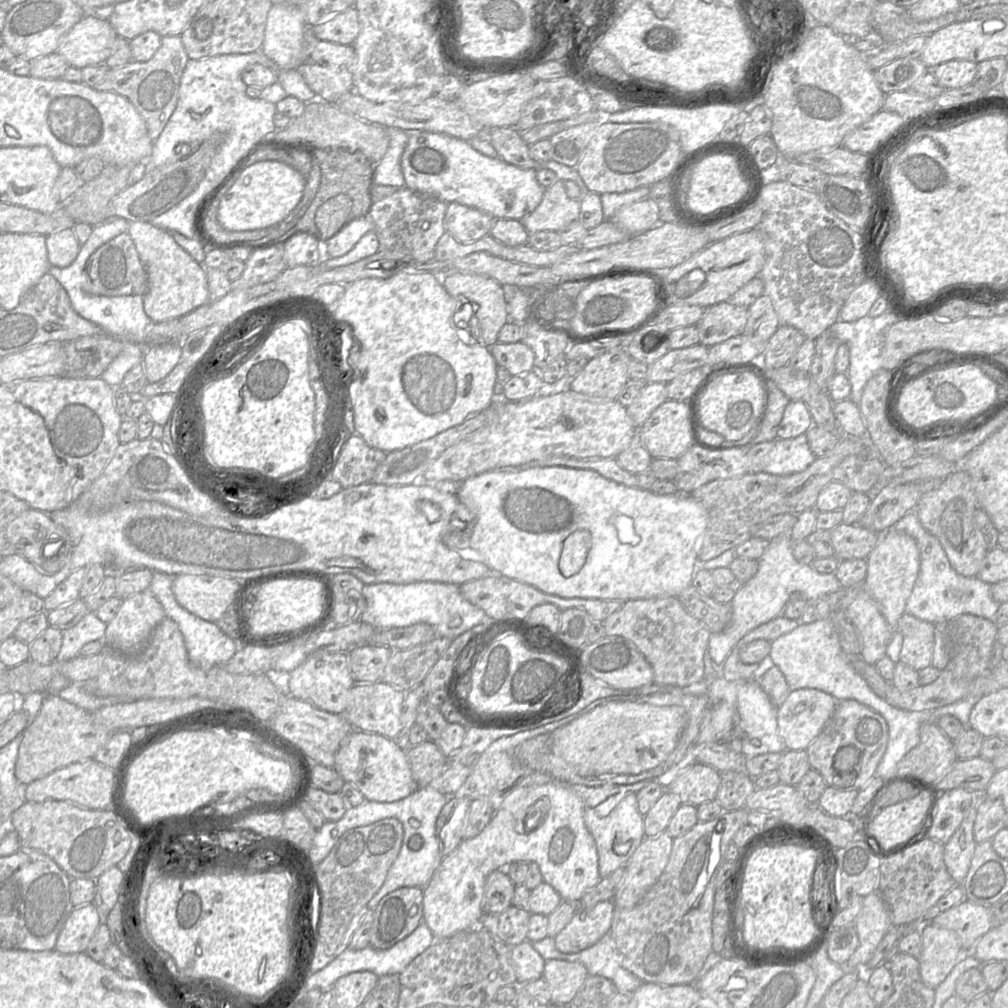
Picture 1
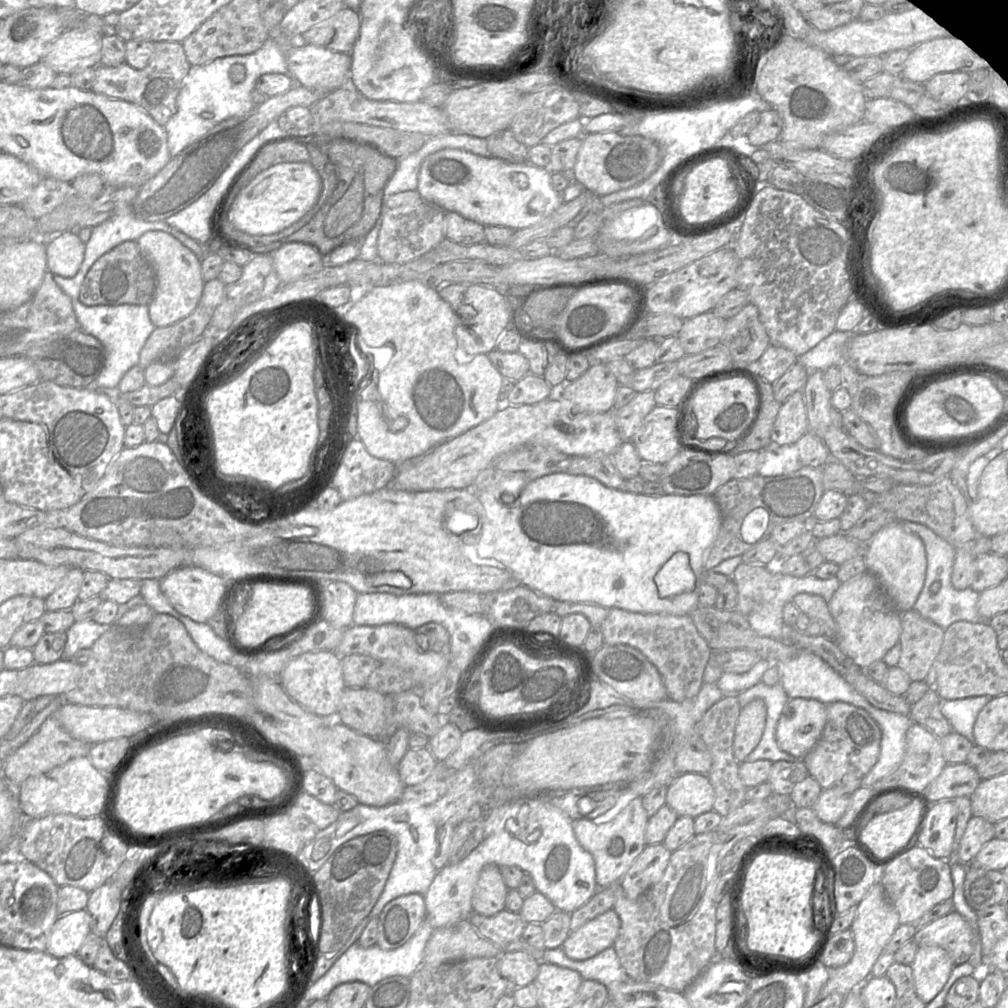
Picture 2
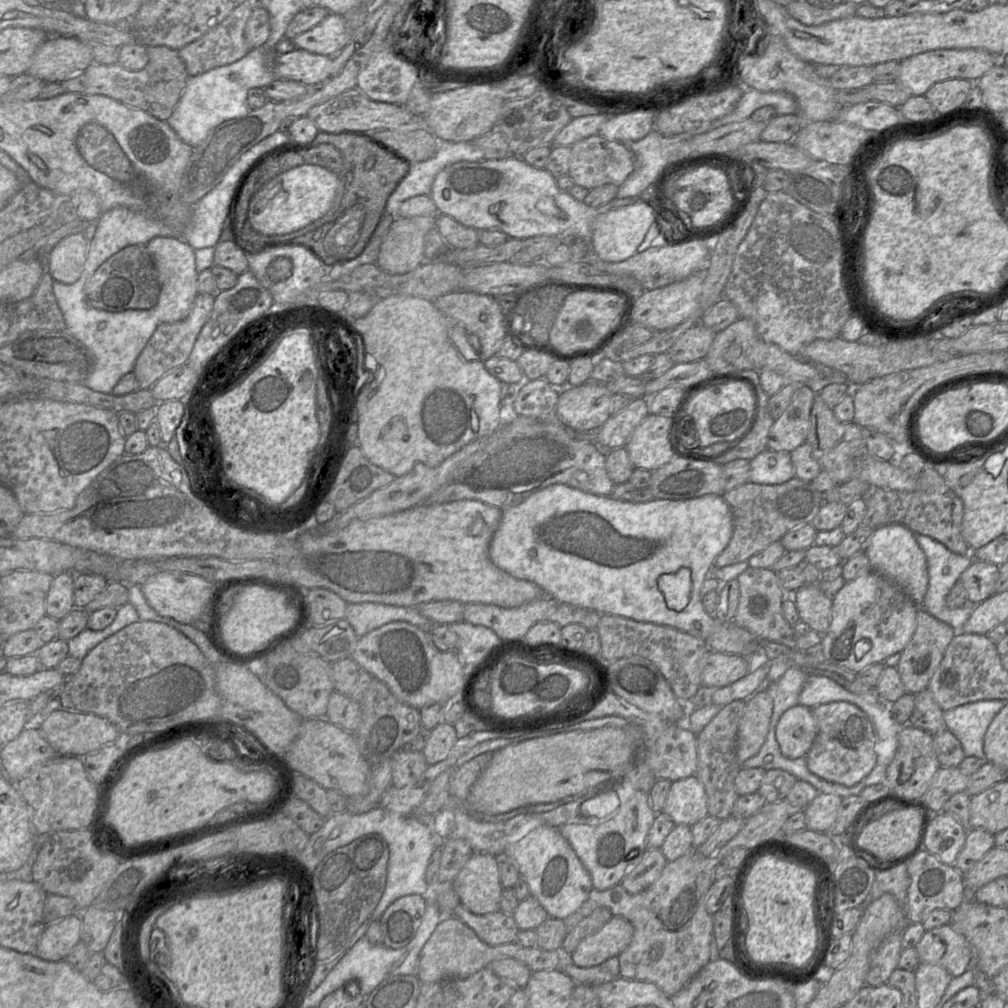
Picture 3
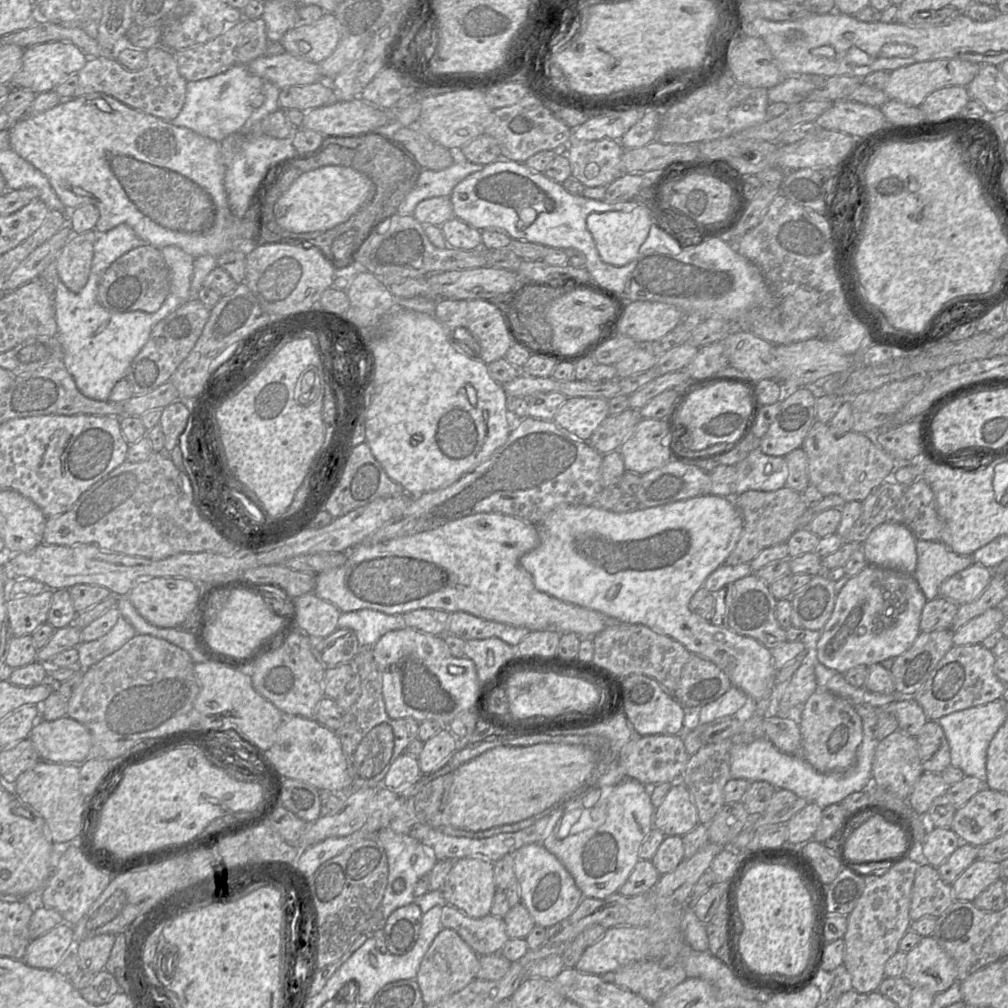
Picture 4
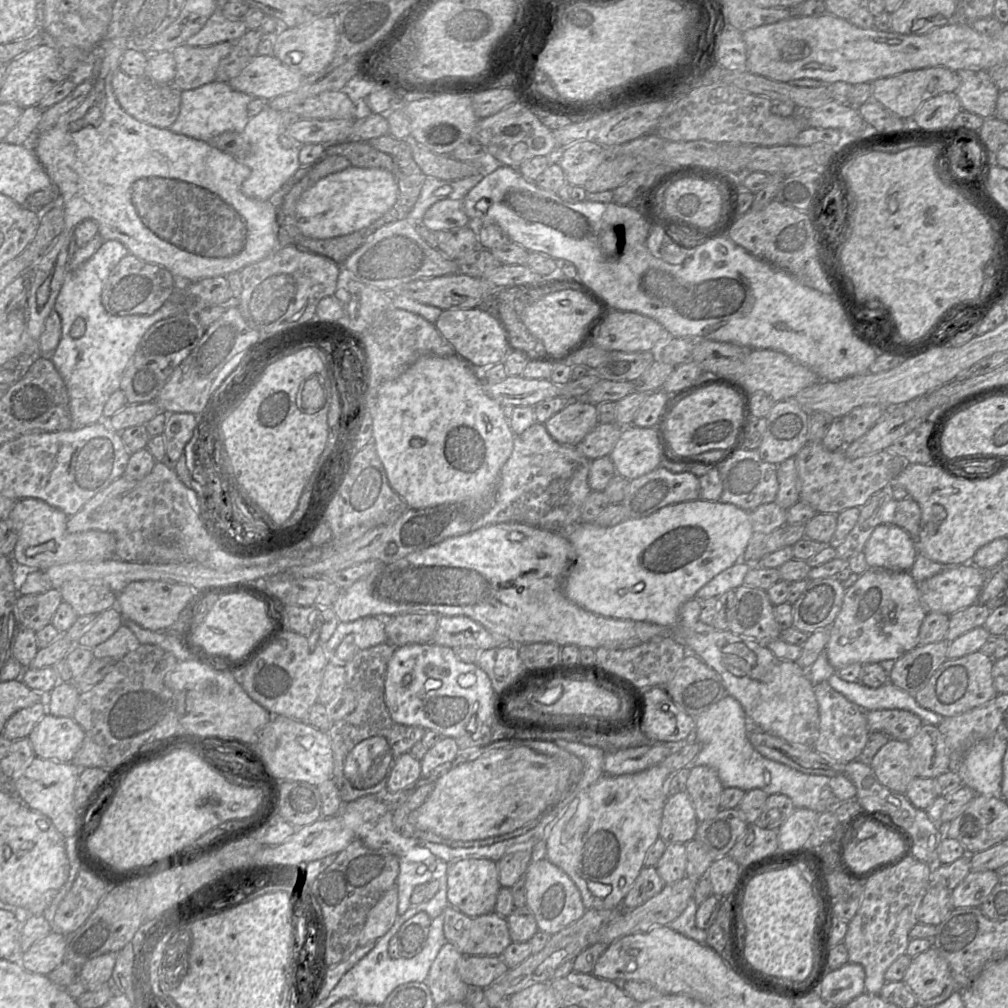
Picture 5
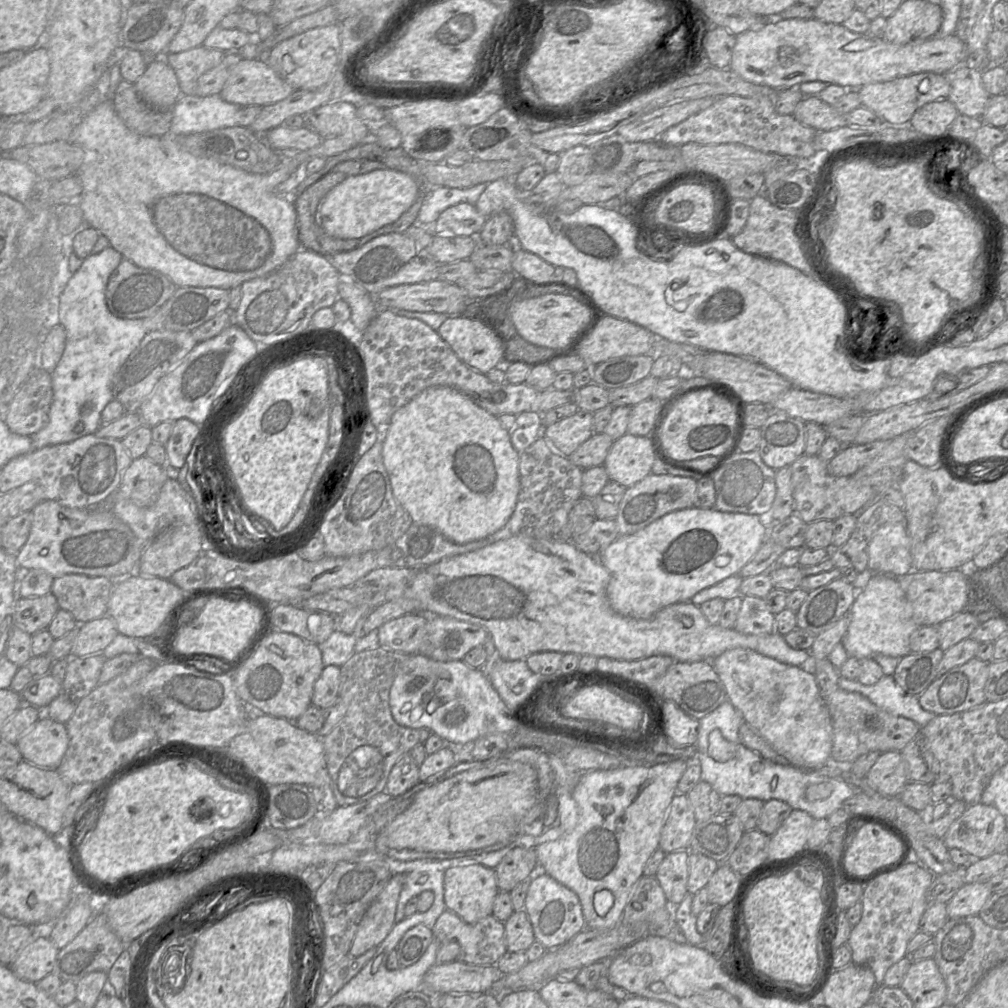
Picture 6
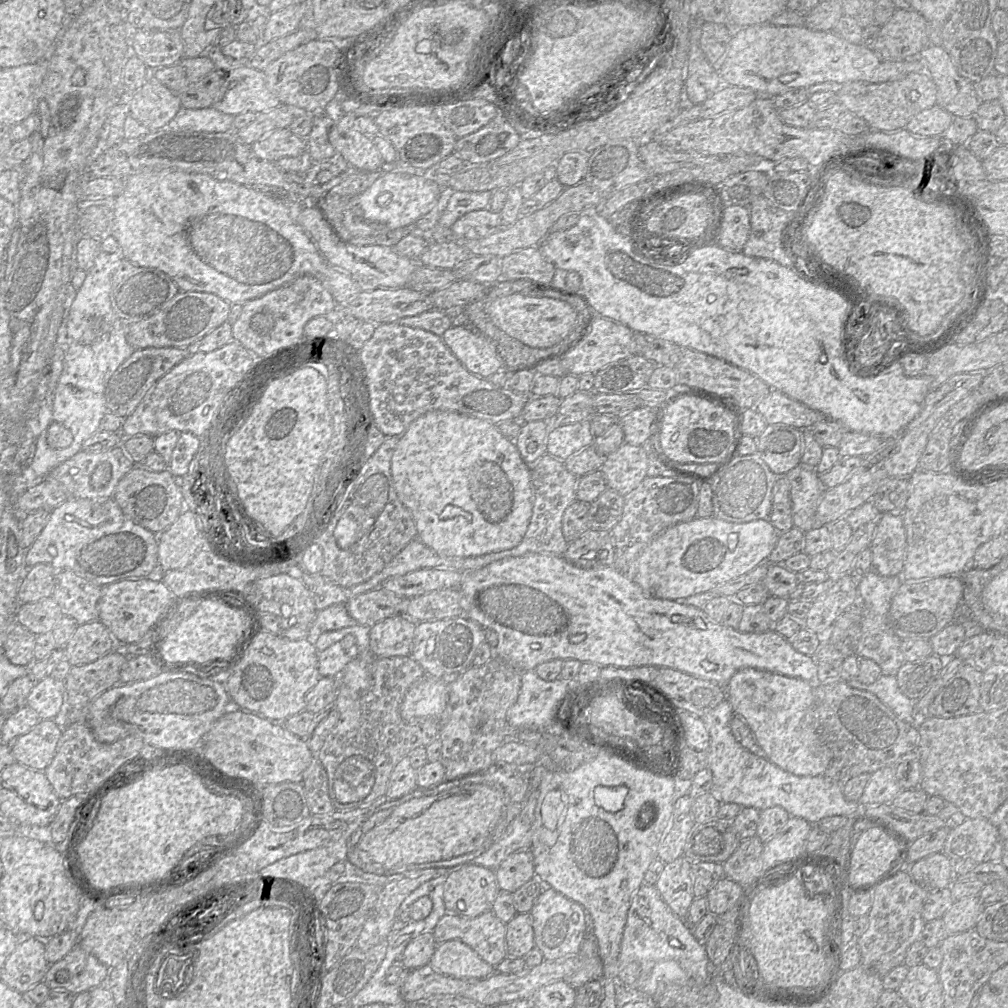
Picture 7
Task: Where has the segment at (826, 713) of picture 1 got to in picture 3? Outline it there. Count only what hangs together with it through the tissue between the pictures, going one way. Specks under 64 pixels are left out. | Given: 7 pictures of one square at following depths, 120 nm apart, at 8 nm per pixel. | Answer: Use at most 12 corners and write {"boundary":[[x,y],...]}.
{"boundary":[[810,708],[780,717],[776,740],[790,759],[806,757],[817,735]]}

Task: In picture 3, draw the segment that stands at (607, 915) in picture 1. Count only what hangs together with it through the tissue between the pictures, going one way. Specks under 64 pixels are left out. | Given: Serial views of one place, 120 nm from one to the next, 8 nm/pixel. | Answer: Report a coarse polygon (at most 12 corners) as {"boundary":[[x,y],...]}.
{"boundary":[[612,916],[580,941],[570,961],[583,968],[623,952],[632,935],[627,919]]}

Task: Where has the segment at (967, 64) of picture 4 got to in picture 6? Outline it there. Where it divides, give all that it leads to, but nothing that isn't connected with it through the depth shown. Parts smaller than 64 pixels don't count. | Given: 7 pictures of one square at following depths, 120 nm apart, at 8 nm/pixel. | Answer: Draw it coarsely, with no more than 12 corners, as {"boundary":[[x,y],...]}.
{"boundary":[[922,72],[856,88],[883,121],[908,123],[946,99],[944,74]]}

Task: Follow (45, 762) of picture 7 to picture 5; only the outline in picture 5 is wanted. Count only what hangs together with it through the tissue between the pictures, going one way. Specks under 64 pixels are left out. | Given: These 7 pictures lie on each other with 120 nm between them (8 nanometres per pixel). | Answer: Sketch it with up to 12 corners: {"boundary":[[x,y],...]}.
{"boundary":[[46,713],[28,739],[36,757],[69,763],[84,737]]}

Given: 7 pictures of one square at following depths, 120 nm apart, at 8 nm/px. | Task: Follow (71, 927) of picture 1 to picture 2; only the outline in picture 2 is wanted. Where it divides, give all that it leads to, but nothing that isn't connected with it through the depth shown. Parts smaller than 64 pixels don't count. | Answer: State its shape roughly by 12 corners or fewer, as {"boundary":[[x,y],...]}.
{"boundary":[[85,909],[60,915],[46,952],[75,955],[90,931]]}

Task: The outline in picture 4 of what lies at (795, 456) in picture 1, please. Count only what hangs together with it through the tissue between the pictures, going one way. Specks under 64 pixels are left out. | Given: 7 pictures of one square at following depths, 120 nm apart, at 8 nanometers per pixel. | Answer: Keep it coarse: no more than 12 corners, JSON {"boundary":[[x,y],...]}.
{"boundary":[[755,449],[733,467],[734,496],[786,486],[785,457]]}

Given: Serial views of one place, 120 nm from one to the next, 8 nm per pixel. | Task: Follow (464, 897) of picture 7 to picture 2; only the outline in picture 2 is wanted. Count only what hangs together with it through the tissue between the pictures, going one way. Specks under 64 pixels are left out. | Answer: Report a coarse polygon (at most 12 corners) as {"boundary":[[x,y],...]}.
{"boundary":[[486,865],[473,892],[473,912],[506,909],[508,890],[500,866]]}

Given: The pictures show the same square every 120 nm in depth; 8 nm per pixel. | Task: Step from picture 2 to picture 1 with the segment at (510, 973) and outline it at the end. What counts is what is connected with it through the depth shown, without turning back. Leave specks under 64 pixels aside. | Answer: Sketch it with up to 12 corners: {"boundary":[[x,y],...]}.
{"boundary":[[528,940],[512,947],[518,985],[542,977],[545,960]]}

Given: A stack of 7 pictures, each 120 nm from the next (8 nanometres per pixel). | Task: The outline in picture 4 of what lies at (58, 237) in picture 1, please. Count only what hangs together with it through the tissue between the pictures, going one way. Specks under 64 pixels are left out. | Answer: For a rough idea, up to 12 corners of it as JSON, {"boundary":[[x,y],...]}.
{"boundary":[[96,233],[72,235],[55,259],[74,293],[87,283]]}

